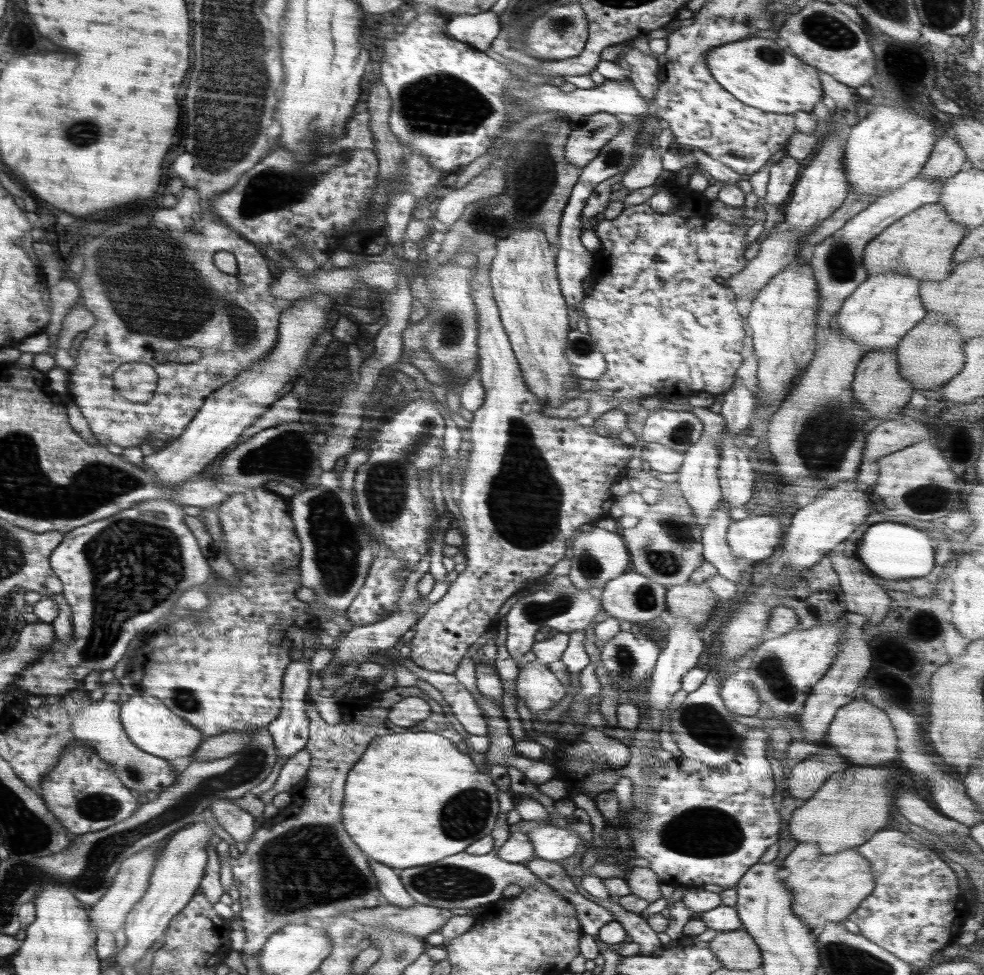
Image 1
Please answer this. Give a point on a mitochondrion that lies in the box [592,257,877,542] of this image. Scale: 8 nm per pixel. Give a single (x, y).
(822, 444)

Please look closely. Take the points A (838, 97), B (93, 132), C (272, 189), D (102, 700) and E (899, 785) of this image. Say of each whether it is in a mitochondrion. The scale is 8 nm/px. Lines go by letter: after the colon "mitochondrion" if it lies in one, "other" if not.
A: other
B: mitochondrion
C: mitochondrion
D: other
E: other

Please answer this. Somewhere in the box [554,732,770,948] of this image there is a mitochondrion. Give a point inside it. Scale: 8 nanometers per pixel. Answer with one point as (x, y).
(700, 831)

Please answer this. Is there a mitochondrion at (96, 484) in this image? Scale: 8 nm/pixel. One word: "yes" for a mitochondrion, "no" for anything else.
yes

